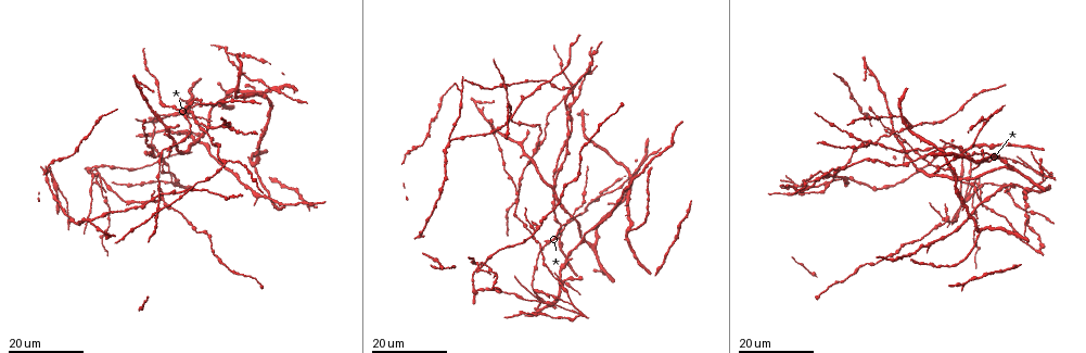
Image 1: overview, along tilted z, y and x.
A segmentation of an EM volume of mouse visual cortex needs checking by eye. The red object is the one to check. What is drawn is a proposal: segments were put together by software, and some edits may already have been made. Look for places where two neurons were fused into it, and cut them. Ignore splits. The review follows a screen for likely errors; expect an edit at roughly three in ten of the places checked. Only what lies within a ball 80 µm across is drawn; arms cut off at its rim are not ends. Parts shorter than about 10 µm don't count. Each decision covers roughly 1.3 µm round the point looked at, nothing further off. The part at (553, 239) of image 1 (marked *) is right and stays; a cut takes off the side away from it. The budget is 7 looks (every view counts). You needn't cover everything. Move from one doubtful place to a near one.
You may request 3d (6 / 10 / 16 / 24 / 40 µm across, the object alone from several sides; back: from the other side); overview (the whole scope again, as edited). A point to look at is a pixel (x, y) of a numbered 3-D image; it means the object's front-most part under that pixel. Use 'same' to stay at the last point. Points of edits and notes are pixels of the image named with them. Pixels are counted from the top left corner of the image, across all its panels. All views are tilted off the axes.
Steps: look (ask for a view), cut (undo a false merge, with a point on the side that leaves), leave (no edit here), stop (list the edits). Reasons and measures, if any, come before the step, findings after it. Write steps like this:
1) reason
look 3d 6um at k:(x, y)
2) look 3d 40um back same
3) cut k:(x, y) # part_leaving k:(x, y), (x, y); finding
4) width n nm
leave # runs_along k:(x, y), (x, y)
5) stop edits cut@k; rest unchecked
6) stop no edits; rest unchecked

three arms meet
look 3d 24um at 1:(534, 151)

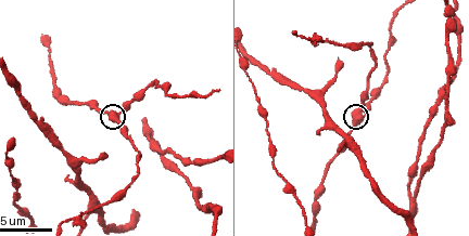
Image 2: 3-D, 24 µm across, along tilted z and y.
zoom in
look 3d 6um at 2:(120, 112)

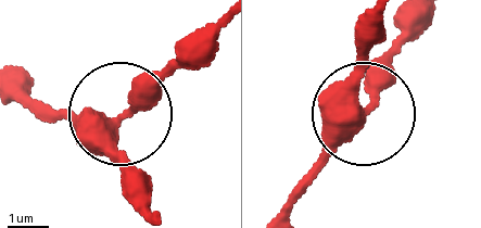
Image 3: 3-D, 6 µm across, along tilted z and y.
look 3d 6um back at 3:(114, 122)

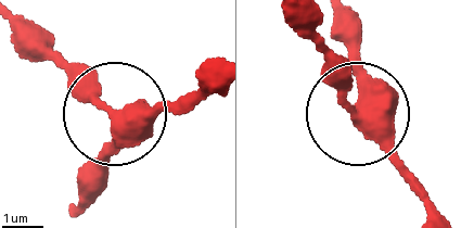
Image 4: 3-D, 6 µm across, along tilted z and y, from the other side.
leave # runs_along 4:(335, 15), (355, 58), (358, 109), (314, 32); all the same neuron

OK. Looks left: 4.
three-way junction
look 3d 16um at 1:(158, 195)

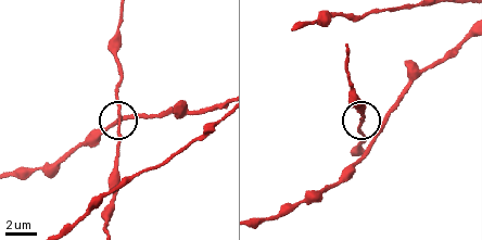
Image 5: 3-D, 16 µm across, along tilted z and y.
closer look
look 3d 6um at 5:(120, 117)

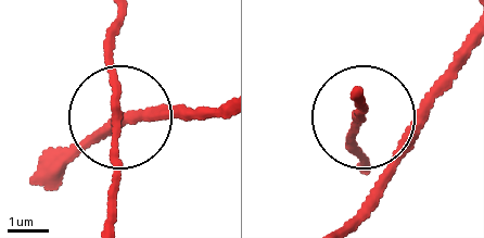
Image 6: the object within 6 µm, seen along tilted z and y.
side_arm 23 um; arms 3
leave # one neuron here

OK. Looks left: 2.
arms part here
look 3d 24um at 1:(842, 170)

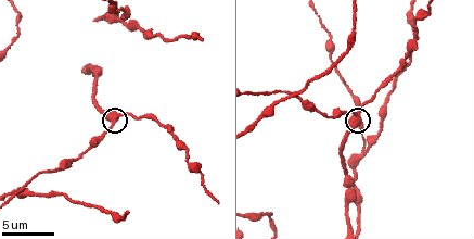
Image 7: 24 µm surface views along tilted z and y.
look 3d 6um at 7:(356, 115)

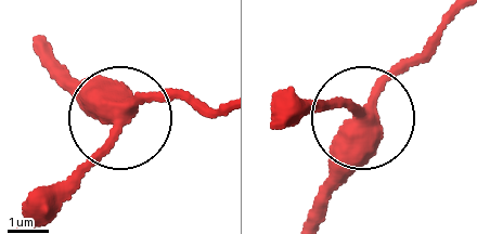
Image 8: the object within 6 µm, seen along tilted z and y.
width 350 nm
leave # runs_along 8:(47, 42), (78, 91), (115, 109), (162, 96), (221, 105); continuous, no second neuron

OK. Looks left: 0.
stop no edits; rest unchecked

